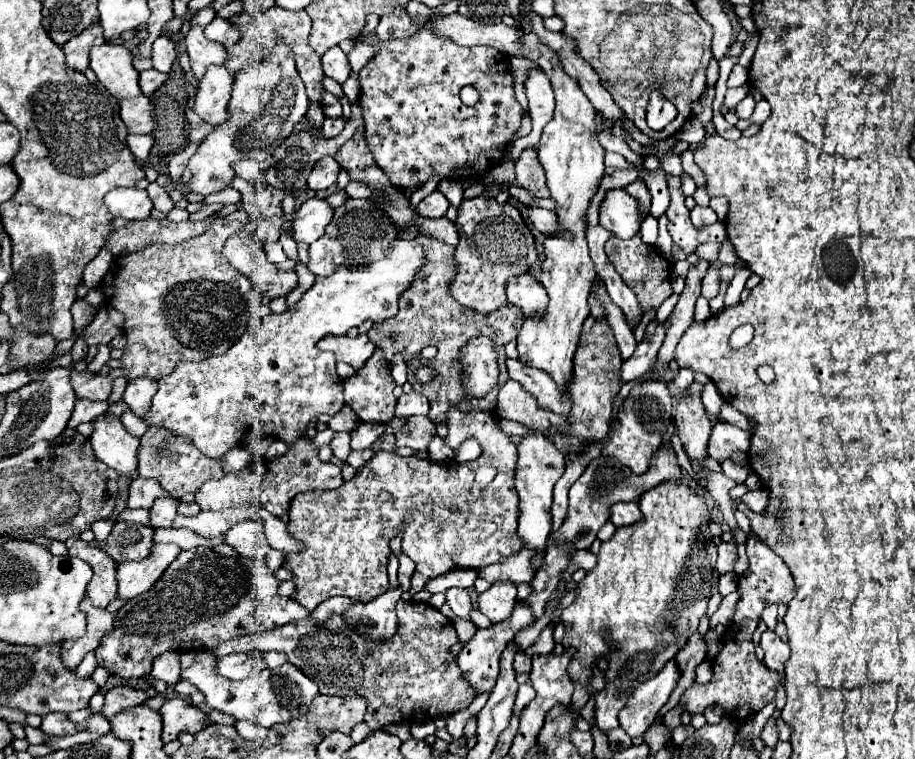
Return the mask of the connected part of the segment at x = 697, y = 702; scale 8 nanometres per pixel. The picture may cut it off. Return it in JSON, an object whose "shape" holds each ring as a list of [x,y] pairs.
{"shape":[[[753,532],[747,534],[745,550],[747,550],[749,568],[739,576],[739,582],[737,582],[739,602],[737,602],[733,622],[729,626],[727,640],[725,640],[721,652],[713,660],[713,678],[707,684],[693,682],[693,686],[683,692],[683,696],[679,700],[679,706],[683,706],[683,712],[697,714],[697,712],[705,712],[705,708],[709,708],[709,706],[721,706],[727,714],[731,714],[733,720],[741,722],[741,720],[755,716],[769,702],[773,702],[777,686],[785,684],[785,678],[781,674],[767,670],[765,664],[761,660],[757,660],[751,636],[757,628],[757,622],[759,622],[765,606],[789,604],[793,600],[795,580],[793,580],[789,566],[769,546],[765,546]]]}

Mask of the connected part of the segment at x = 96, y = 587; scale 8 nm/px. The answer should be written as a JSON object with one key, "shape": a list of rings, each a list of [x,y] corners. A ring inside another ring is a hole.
{"shape":[[[77,540],[69,548],[69,556],[81,558],[91,564],[93,578],[87,584],[87,596],[95,606],[107,606],[117,596],[117,564],[101,548],[93,548],[83,540]]]}

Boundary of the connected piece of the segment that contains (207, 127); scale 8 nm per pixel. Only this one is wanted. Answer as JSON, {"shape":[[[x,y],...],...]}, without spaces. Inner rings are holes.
{"shape":[[[187,110],[187,120],[189,120],[189,124],[191,124],[191,130],[189,130],[189,140],[191,142],[197,142],[197,144],[201,144],[201,140],[211,132],[211,124],[207,124],[203,118],[199,118],[195,112],[191,112],[191,110]]]}

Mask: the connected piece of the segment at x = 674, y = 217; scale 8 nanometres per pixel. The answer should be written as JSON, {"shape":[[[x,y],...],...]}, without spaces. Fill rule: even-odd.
{"shape":[[[667,176],[667,184],[669,184],[669,194],[671,194],[671,204],[667,208],[669,234],[683,252],[693,252],[701,242],[715,242],[715,240],[723,242],[727,238],[723,222],[715,222],[707,230],[695,230],[695,226],[689,220],[689,208],[685,206],[681,178]]]}

